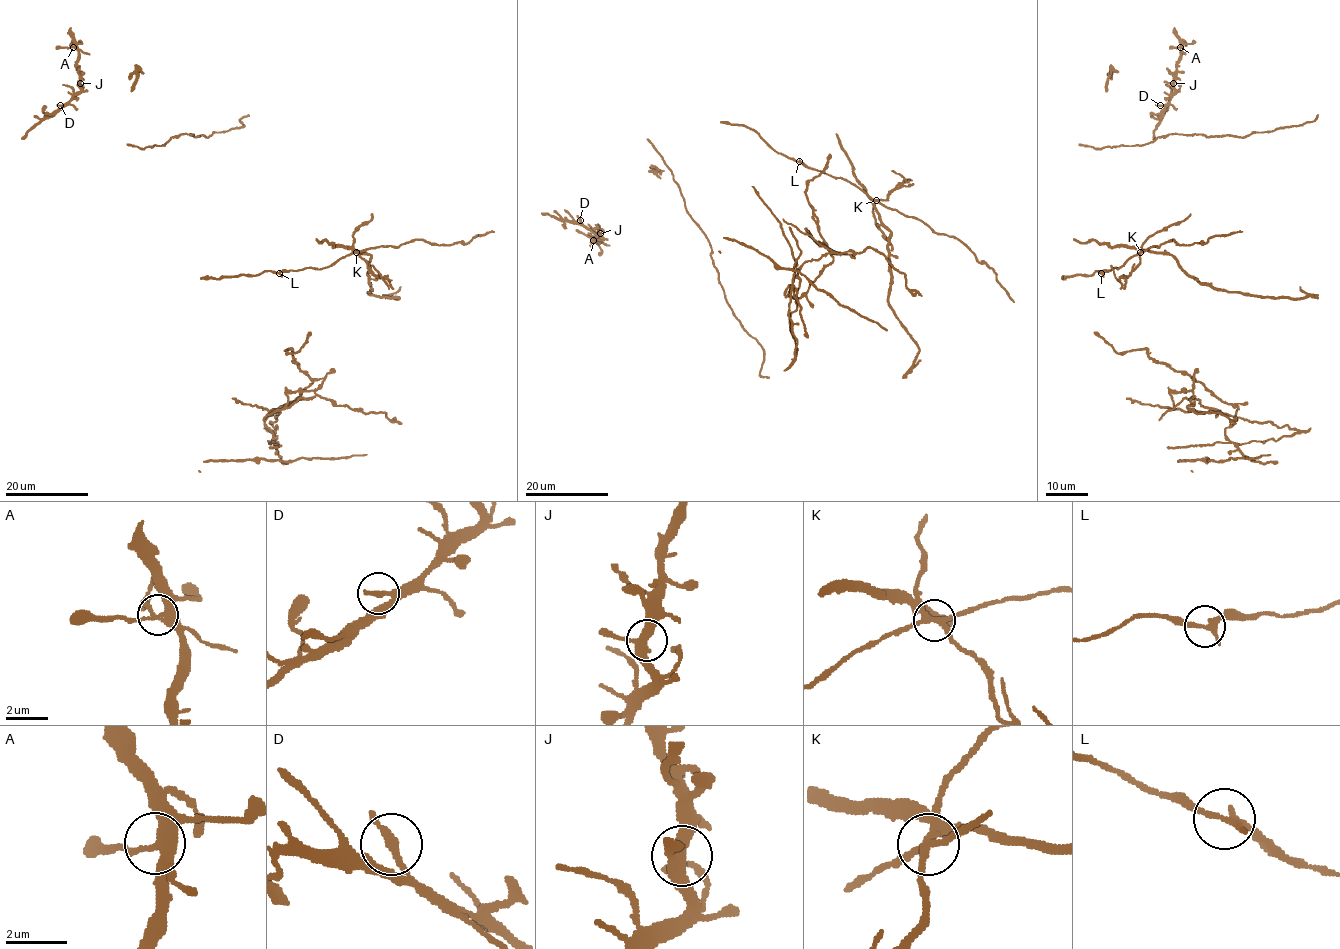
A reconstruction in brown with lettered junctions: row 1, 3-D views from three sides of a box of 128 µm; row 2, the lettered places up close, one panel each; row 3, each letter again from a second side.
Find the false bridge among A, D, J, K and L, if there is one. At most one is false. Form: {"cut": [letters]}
{"cut": ["K"]}

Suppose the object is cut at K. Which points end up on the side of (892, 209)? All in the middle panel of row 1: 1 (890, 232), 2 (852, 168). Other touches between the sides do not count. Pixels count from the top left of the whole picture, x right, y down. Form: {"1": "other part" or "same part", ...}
{"1": "other part", "2": "other part"}

